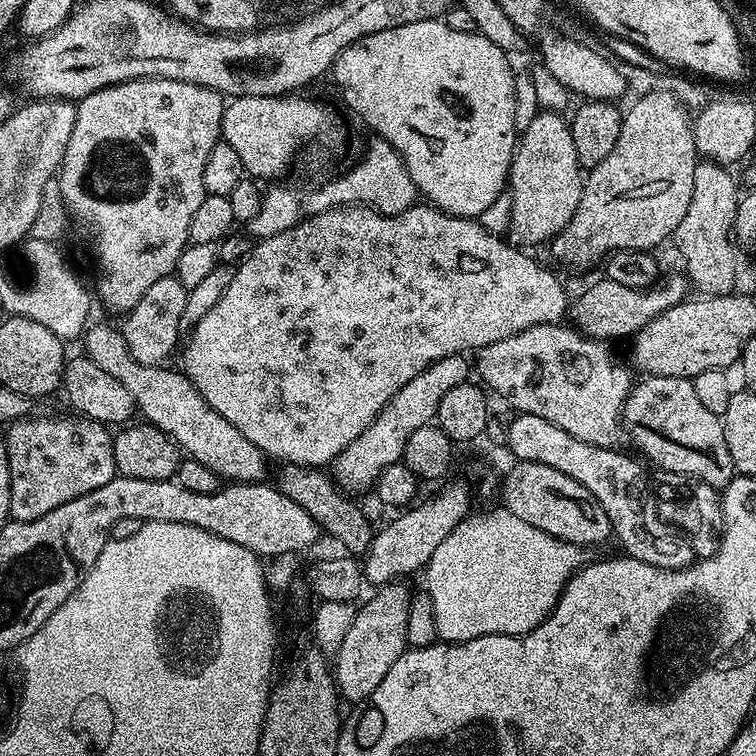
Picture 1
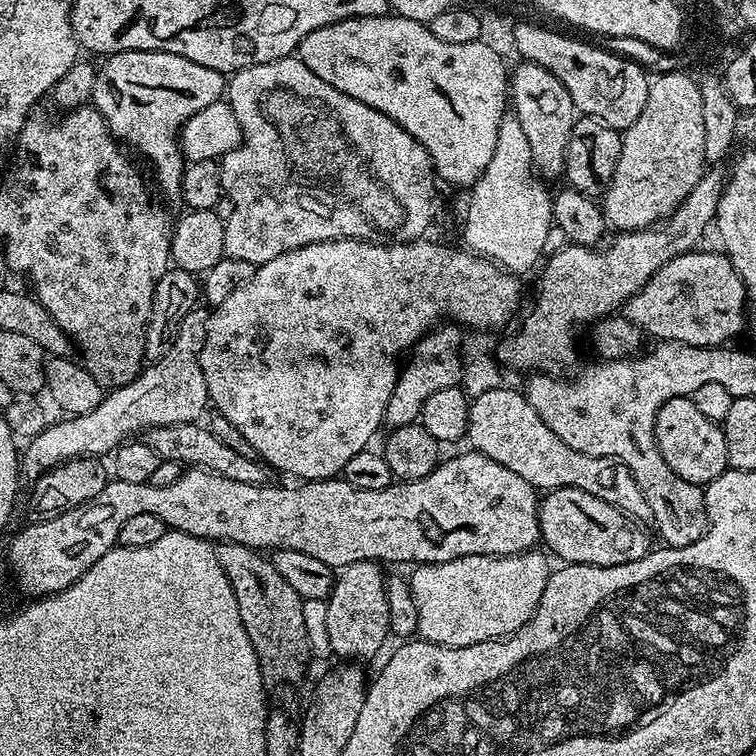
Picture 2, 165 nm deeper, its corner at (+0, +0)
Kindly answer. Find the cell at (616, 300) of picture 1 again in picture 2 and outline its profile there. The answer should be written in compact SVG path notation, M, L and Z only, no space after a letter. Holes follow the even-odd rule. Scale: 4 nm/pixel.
M693 250L683 252L675 256L666 266L662 266L628 300L626 315L639 326L641 332L647 334L653 341L663 342L673 340L679 344L690 346L702 346L703 348L715 348L727 345L739 332L743 333L746 328L746 301L748 295L744 289L744 279L734 270L723 251L700 252Z

